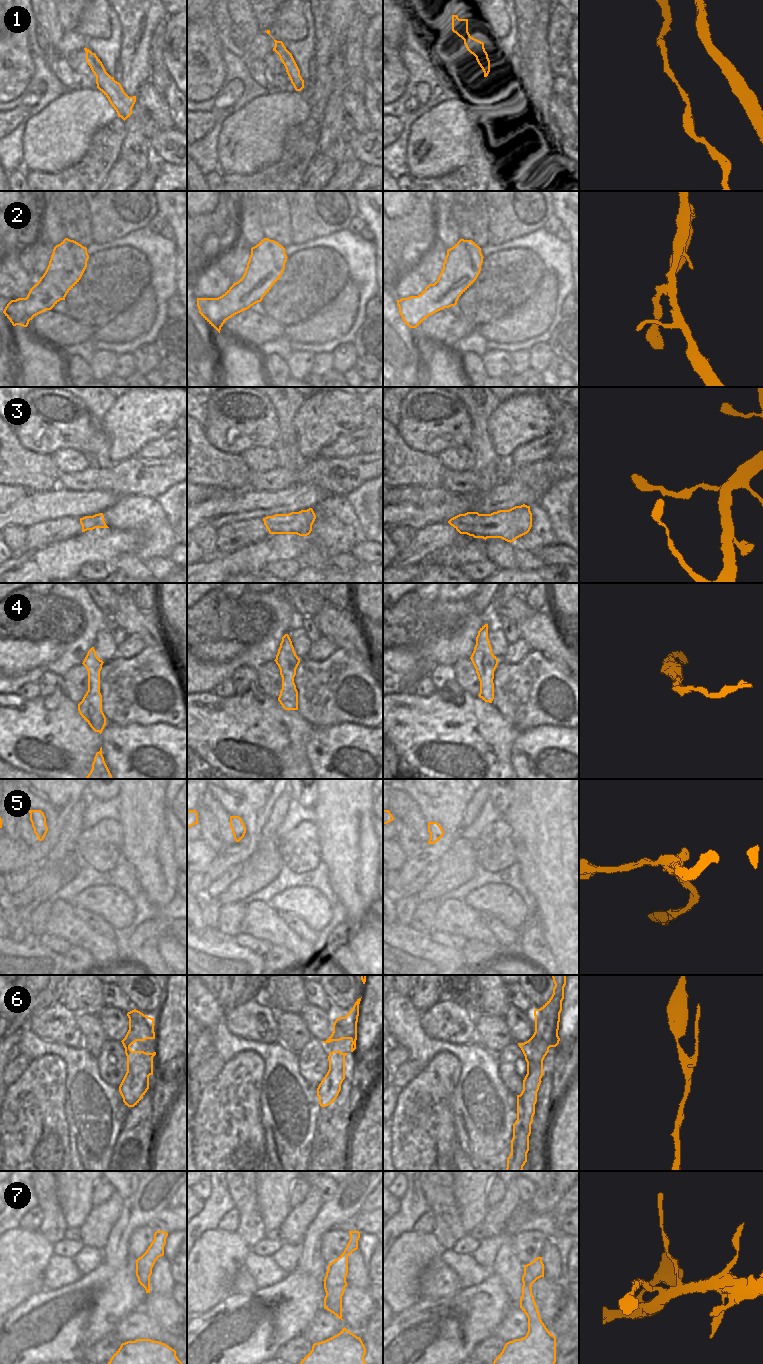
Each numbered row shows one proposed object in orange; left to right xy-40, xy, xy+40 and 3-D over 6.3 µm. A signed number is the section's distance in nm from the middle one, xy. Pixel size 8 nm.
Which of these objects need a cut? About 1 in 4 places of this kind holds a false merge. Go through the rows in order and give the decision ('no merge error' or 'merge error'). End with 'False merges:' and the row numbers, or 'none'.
1: no merge error
2: no merge error
3: no merge error
4: no merge error
5: no merge error
6: merge error
7: merge error
False merges: 6, 7

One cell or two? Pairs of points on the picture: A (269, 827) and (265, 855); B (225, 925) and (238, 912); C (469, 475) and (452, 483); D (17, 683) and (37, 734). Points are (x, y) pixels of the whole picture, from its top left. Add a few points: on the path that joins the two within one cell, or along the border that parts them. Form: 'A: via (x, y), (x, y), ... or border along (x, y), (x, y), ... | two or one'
A: border along (260, 839), (275, 840) | two
B: via (228, 922), (235, 915) | one
C: via (465, 479), (456, 482) | one
D: border along (10, 693), (17, 694) | two

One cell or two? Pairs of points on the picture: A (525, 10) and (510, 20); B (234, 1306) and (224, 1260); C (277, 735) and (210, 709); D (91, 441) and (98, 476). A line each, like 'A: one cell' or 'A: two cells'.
A: two cells
B: two cells
C: one cell
D: two cells

